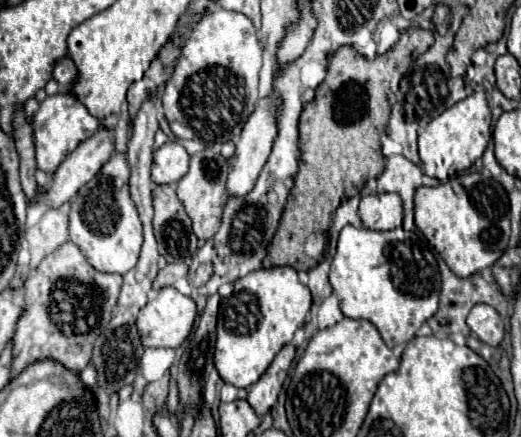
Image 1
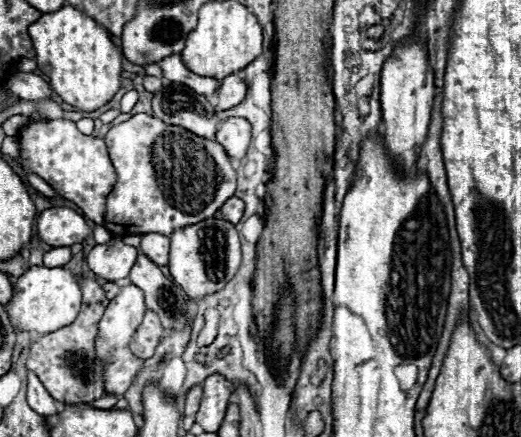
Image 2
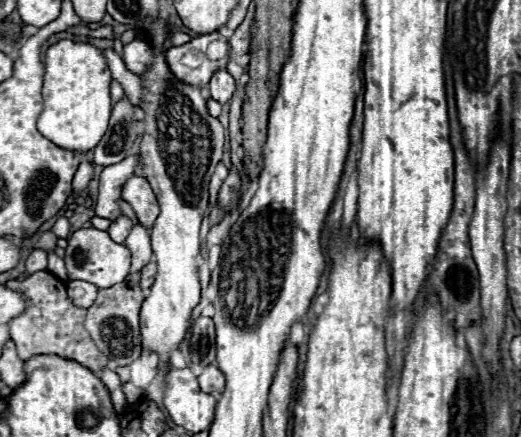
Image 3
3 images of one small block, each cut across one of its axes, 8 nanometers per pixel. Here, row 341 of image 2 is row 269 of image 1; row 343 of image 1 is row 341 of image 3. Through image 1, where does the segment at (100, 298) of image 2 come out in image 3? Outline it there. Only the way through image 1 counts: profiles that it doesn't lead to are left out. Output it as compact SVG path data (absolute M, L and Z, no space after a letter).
M40 270L30 274L22 282L10 280L6 282L6 286L22 292L28 298L28 310L10 322L10 336L22 360L30 360L36 354L56 354L56 356L64 356L66 360L76 360L78 364L84 364L94 374L106 368L108 356L104 356L96 348L94 340L88 336L84 328L86 310L76 308L72 300L68 300L64 280L50 274L48 270Z

